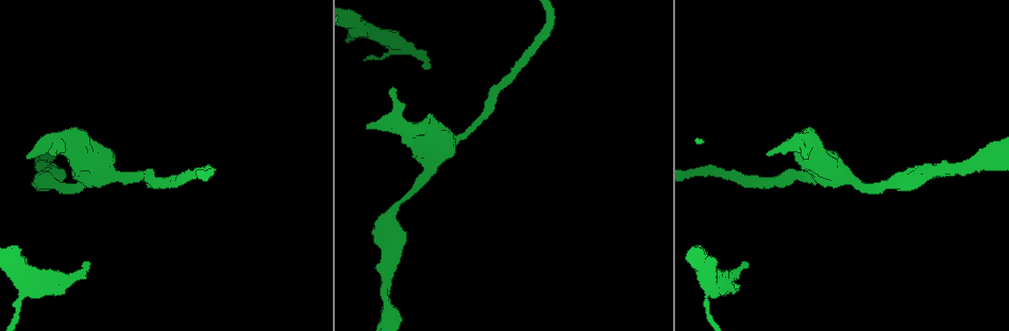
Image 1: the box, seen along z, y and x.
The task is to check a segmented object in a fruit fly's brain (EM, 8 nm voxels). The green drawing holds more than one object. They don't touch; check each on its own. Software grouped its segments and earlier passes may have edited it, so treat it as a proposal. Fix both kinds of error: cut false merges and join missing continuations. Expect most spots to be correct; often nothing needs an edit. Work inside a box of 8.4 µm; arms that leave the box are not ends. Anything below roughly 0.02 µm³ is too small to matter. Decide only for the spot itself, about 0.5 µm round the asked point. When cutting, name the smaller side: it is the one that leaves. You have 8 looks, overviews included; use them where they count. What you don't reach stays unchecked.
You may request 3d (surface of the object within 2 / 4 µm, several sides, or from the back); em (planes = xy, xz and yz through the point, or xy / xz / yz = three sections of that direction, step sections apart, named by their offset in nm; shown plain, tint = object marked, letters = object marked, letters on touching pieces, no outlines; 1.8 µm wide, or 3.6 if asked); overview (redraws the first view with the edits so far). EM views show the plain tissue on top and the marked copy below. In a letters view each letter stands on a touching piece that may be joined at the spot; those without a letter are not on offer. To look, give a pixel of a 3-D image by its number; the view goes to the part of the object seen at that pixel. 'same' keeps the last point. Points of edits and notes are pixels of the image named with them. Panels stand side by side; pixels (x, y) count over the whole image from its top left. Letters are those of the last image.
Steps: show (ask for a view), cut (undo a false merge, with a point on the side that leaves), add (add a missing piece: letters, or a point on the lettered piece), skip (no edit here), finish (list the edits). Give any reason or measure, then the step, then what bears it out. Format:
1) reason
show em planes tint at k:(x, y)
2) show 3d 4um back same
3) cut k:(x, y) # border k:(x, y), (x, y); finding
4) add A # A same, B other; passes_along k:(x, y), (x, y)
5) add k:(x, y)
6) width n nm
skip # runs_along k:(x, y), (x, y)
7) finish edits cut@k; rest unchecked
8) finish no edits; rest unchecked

an open end
show em planes letters at 1:(737, 285)

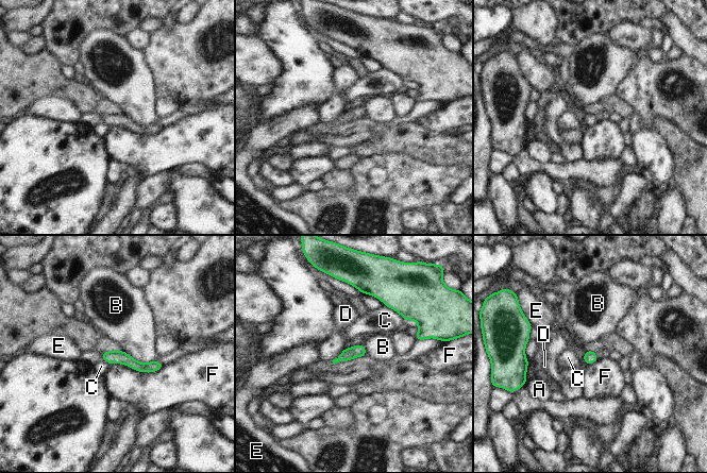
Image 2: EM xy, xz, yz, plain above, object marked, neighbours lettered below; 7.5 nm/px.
longest_contact F 260 nm
skip # A other, B other, C other, D other, E other, F other; border 2:(111, 364), (124, 364), (144, 372); none of them fits

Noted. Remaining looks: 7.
an open end
show 3d 4um back at 1:(808, 158)

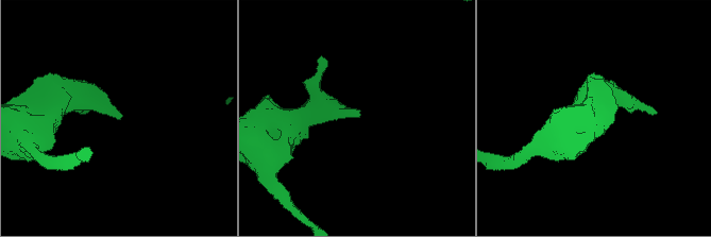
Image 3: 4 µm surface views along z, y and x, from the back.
show em planes letters at 3:(357, 116)

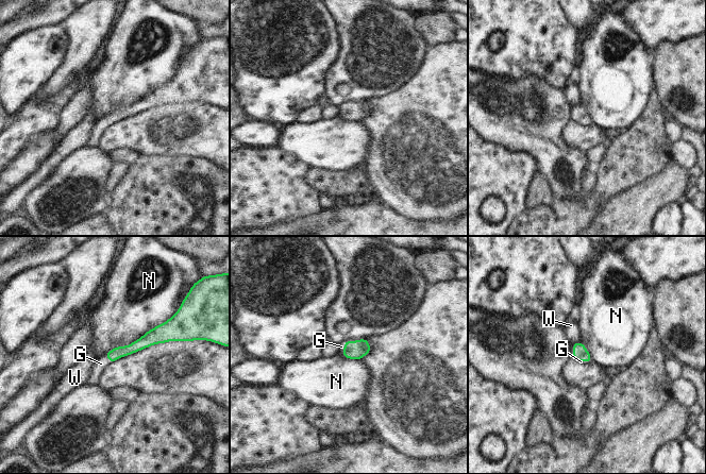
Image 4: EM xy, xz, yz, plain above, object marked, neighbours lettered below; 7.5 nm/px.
add G # G same, N other, W other; passes_along 4:(118, 352), (107, 358), (101, 364); the cell continues

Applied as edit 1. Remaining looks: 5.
three-way junction
show 3d 4um at 1:(430, 154)

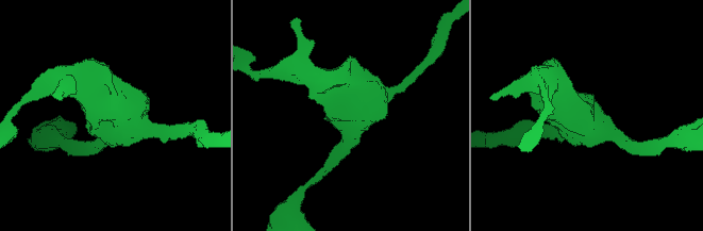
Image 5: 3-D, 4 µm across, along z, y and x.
arms 3; arm_widths 170, 220, 480 nm
show em 3.6um xz step 16 tint at 5:(588, 124)

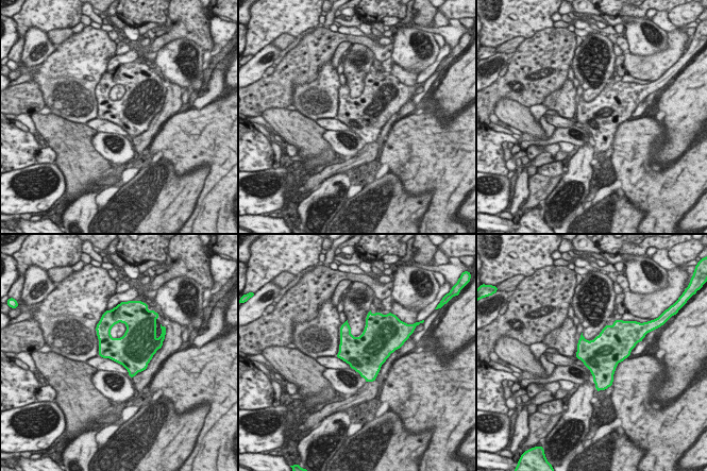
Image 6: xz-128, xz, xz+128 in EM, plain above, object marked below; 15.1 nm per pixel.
show em 3.6um planes letters same

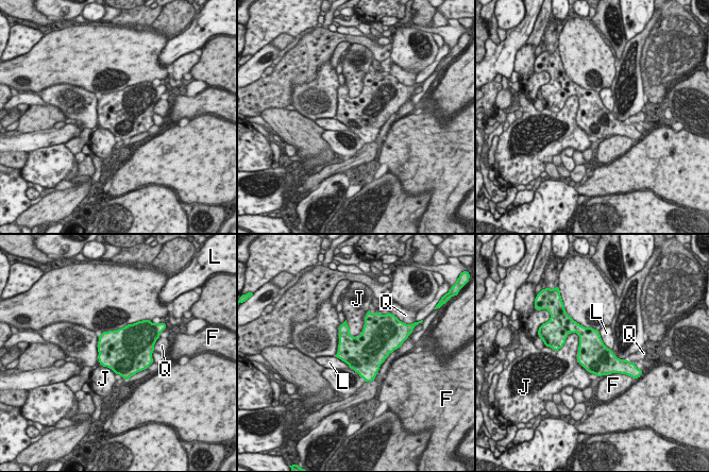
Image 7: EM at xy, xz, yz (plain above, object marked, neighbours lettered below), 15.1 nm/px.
skip # F other, J other, L other, Q other; border 7:(598, 332), (602, 341), (611, 350); all the same cell

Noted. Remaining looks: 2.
finish edits add@4; rest unchecked

